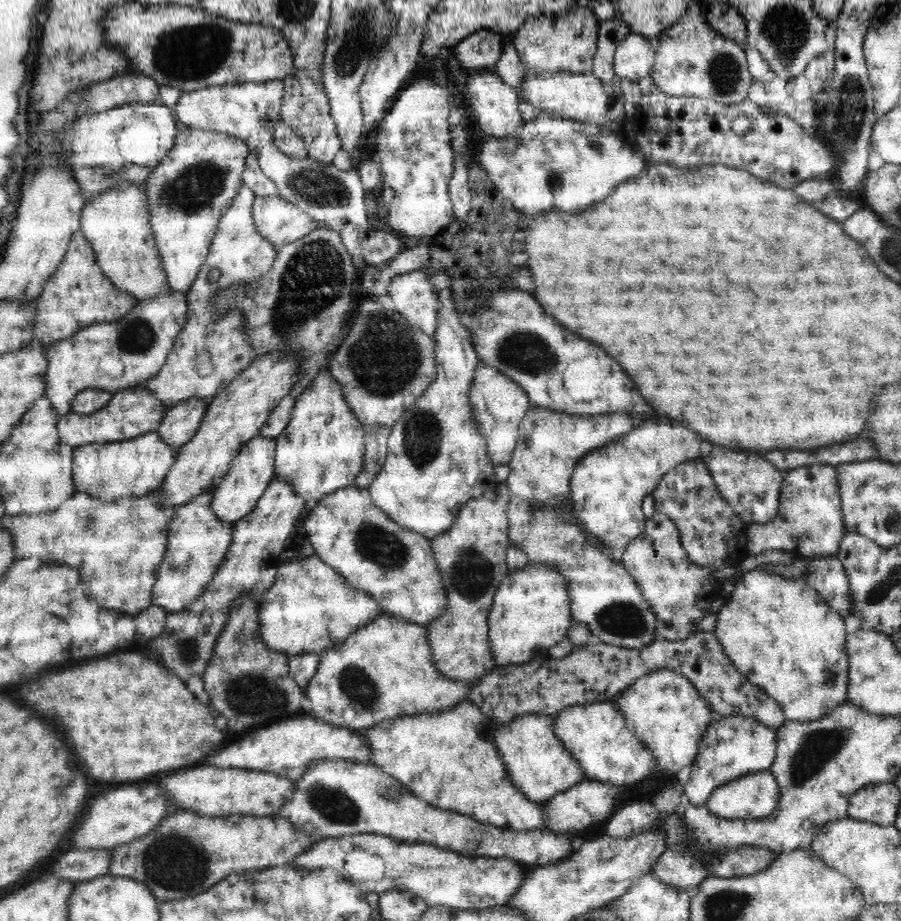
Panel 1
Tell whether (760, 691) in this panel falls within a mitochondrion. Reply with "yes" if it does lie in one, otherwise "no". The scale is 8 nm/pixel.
no

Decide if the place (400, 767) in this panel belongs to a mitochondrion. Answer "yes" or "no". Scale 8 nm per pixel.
no

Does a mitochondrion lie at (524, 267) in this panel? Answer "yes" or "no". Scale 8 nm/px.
no

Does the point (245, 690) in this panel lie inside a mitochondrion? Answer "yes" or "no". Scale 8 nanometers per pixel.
yes

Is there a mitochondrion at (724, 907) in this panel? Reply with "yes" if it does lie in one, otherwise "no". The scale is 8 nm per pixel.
yes

